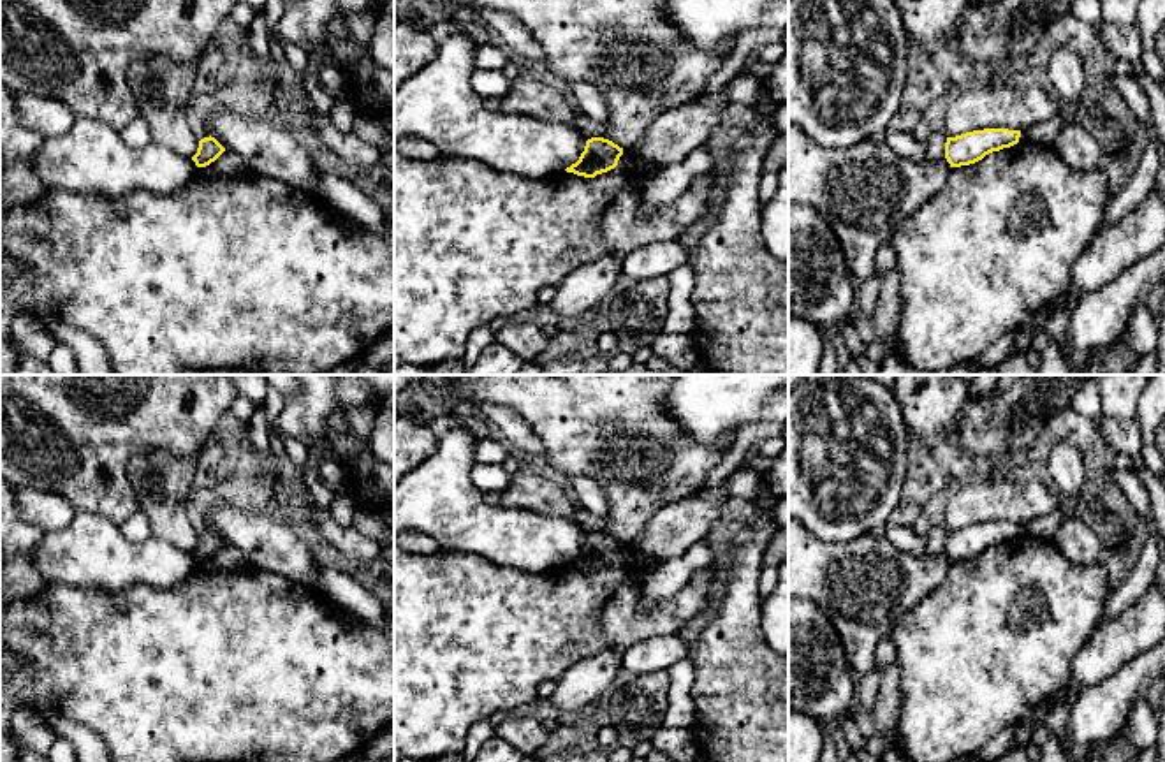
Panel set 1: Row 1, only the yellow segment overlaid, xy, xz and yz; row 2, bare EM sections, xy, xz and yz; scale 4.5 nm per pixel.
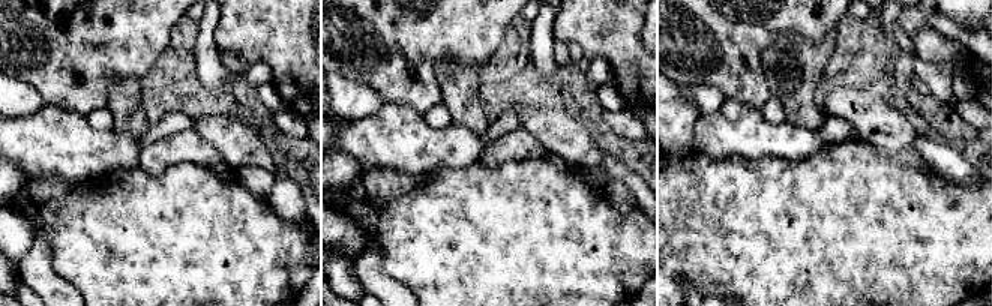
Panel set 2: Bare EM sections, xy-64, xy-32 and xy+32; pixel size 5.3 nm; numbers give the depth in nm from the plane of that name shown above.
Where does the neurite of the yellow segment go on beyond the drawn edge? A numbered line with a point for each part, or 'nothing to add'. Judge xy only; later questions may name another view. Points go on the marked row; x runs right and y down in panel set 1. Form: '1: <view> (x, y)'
nothing to add

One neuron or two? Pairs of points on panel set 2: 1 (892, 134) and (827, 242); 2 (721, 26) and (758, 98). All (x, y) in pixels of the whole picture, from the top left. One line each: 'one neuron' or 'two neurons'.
1: two neurons
2: one neuron

